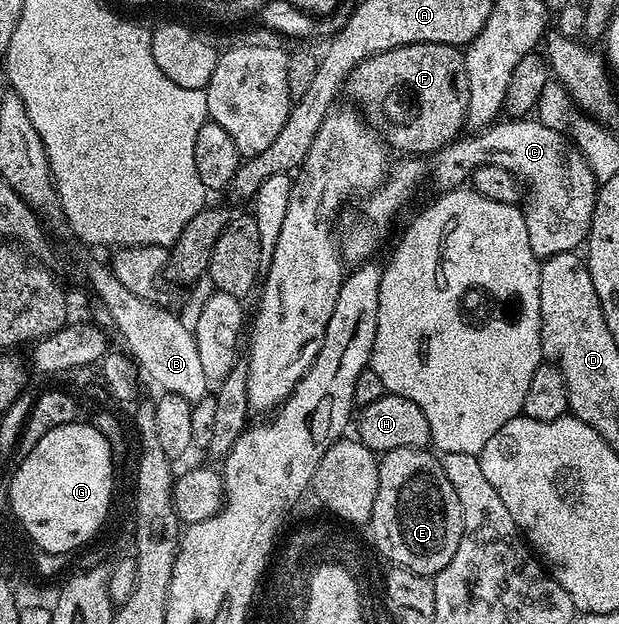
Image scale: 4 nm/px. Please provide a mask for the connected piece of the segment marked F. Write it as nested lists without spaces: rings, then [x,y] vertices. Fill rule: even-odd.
[[[412,43],[411,45],[403,45],[395,49],[387,49],[378,55],[371,55],[359,65],[355,65],[349,89],[350,97],[357,101],[358,104],[356,103],[356,106],[359,108],[361,114],[365,116],[369,126],[376,129],[381,138],[385,140],[386,144],[394,152],[405,151],[401,153],[409,157],[432,156],[434,153],[440,151],[442,147],[447,147],[450,143],[454,142],[462,134],[465,127],[465,114],[467,113],[467,69],[465,68],[465,57],[462,48],[459,47],[452,47],[446,43]]]

